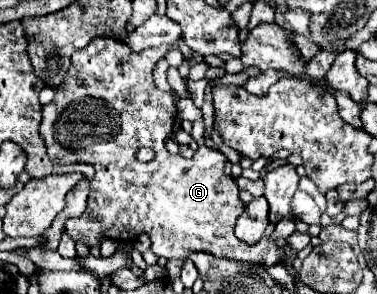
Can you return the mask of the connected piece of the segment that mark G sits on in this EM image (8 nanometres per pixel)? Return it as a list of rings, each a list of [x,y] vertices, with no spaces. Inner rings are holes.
[[[99,36],[91,40],[87,48],[81,48],[71,56],[71,68],[67,70],[65,82],[55,88],[55,100],[43,106],[39,132],[43,134],[43,142],[47,146],[47,156],[51,158],[51,162],[87,162],[95,166],[87,210],[79,218],[67,220],[69,236],[73,240],[83,240],[87,246],[93,246],[105,238],[127,242],[147,232],[151,236],[151,250],[167,260],[185,260],[191,252],[207,252],[217,258],[239,262],[257,262],[265,266],[283,264],[287,258],[285,250],[279,248],[273,238],[264,236],[257,244],[243,244],[235,238],[233,226],[241,216],[243,202],[239,198],[235,180],[223,174],[227,158],[219,150],[200,145],[190,159],[171,156],[167,152],[165,140],[171,136],[177,108],[173,104],[173,98],[155,86],[153,68],[164,58],[168,49],[167,44],[162,44],[143,52],[131,52],[127,56],[127,44],[115,40],[113,36]],[[143,146],[155,152],[153,160],[137,160],[137,150]]]

